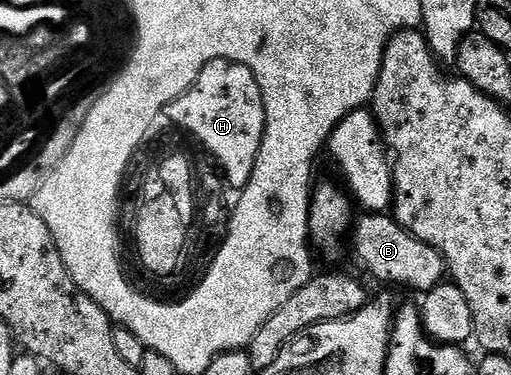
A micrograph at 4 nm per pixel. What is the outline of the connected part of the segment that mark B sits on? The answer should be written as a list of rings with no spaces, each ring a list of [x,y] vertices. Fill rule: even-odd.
[[[361,213],[351,227],[353,251],[357,259],[377,279],[385,283],[402,283],[413,291],[426,293],[446,282],[445,259],[435,248],[419,241],[397,224],[389,213]]]

